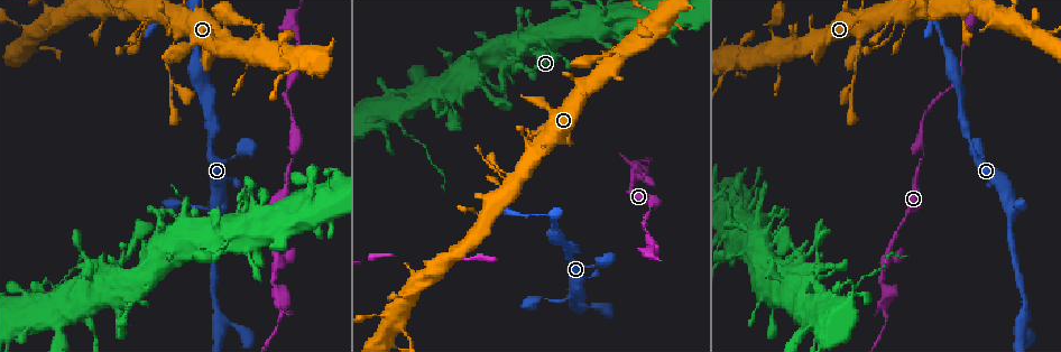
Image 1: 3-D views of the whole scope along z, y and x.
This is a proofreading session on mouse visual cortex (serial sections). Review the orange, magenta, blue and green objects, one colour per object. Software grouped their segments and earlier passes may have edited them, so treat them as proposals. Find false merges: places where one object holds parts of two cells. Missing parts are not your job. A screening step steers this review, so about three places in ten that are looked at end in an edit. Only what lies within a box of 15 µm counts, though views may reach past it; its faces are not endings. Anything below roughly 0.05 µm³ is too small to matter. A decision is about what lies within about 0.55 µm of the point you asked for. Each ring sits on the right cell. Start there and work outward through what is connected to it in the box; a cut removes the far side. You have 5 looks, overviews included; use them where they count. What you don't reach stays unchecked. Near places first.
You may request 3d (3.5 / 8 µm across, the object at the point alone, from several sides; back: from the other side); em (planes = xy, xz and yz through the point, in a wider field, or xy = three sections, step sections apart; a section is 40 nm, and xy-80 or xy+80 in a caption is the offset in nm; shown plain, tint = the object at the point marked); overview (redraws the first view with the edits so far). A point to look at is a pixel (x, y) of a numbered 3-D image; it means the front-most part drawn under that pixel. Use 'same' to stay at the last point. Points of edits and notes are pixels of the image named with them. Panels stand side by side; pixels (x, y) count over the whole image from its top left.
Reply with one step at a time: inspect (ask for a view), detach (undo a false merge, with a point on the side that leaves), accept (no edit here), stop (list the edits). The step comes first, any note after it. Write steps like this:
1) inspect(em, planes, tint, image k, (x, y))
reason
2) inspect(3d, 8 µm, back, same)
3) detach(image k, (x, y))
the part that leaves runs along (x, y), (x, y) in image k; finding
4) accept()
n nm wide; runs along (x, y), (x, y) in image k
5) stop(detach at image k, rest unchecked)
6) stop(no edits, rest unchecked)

inspect(3d, 3.5 µm, back, image 1, (859, 43))
thick turns thin

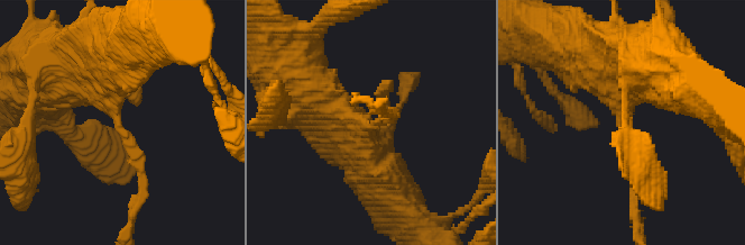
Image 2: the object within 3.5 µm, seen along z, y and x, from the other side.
inspect(em, planes, plain, image 2, (368, 127))
arms of 100, 500 nm

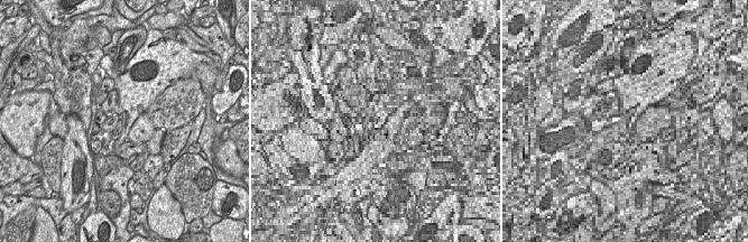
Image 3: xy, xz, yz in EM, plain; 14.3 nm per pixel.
inspect(em, planes, tint, same)
with the object marked

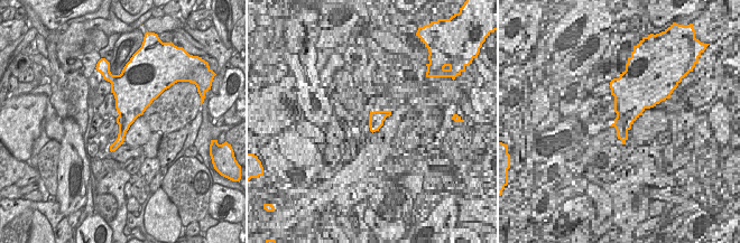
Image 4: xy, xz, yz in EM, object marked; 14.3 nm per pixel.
accept()
one cell here

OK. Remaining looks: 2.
inspect(3d, 3.5 µm, image 1, (853, 83))
side arm on a straight run

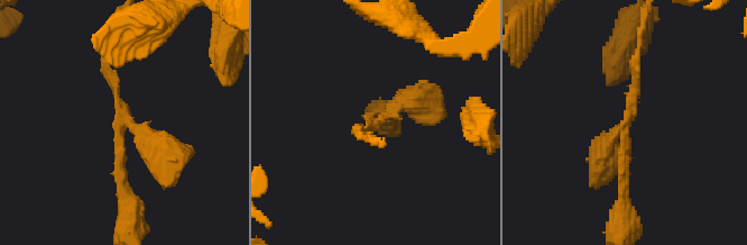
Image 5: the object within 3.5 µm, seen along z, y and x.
inspect(em, xy, step 2, tint, image 5, (372, 124))
3 arms; arms of 150, 150, 300 nm

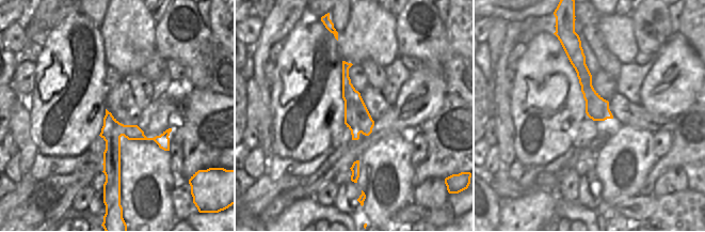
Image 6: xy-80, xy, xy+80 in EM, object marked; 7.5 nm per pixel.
accept()
runs along (108, 48), (122, 117), (166, 165) in image 5; one cell here

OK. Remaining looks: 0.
stop(no edits, rest unchecked)

